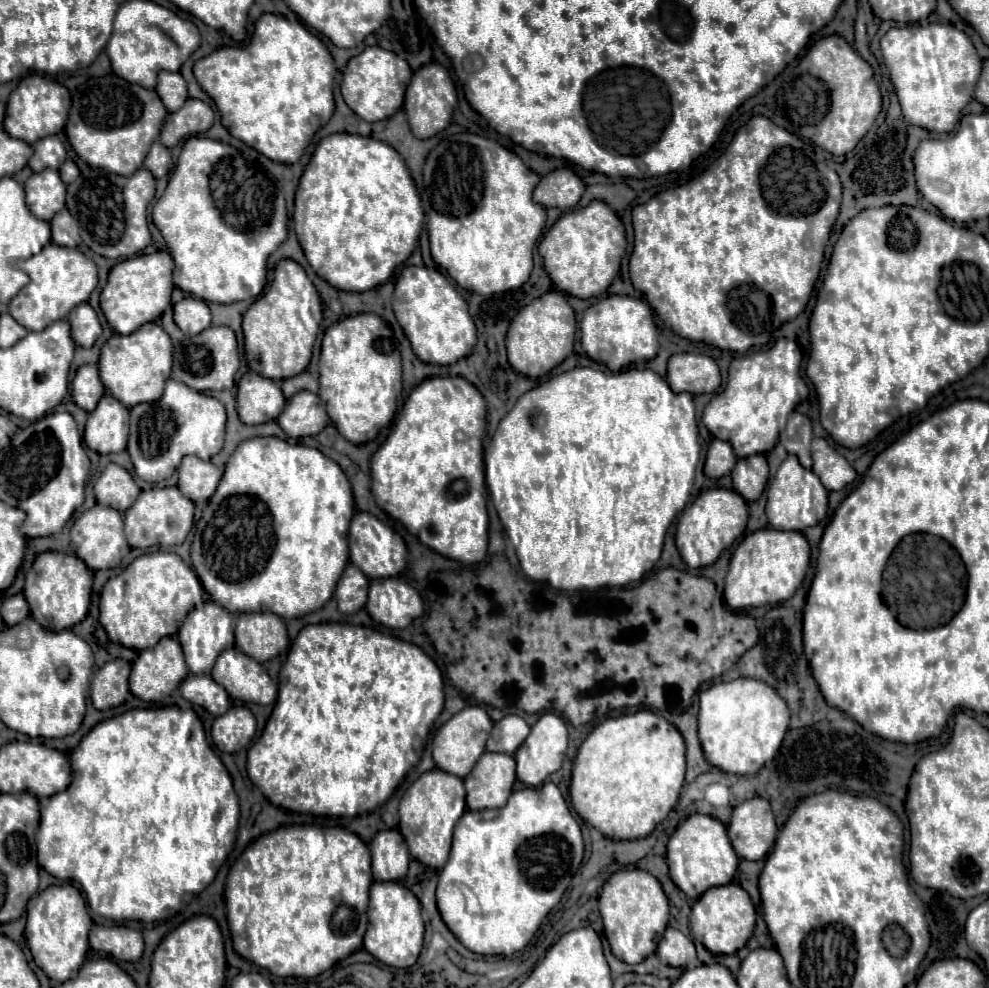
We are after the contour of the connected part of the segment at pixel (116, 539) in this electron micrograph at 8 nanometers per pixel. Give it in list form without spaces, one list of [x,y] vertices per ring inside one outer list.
[[[94,505],[92,509],[84,511],[72,531],[70,531],[70,537],[72,537],[72,549],[78,557],[82,557],[82,561],[86,561],[86,565],[92,569],[92,571],[104,571],[104,569],[116,569],[122,561],[122,557],[130,551],[130,545],[126,543],[126,537],[124,537],[124,521],[122,521],[122,515],[116,511],[116,509],[110,509],[110,507],[102,507],[102,505]]]

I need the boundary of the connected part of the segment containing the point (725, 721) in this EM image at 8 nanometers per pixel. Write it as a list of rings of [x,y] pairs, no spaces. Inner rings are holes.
[[[734,679],[710,685],[700,691],[698,737],[710,765],[732,775],[756,775],[762,765],[774,759],[788,731],[790,711],[786,701],[764,681]]]

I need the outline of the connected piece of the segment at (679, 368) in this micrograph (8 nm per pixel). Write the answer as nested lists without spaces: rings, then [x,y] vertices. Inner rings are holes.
[[[696,353],[672,355],[668,361],[668,385],[674,393],[714,393],[720,387],[720,371],[712,357]]]

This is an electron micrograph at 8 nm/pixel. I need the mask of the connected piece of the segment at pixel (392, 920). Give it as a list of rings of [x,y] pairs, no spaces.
[[[372,883],[364,949],[390,967],[412,967],[420,955],[424,921],[414,893],[398,883]]]

